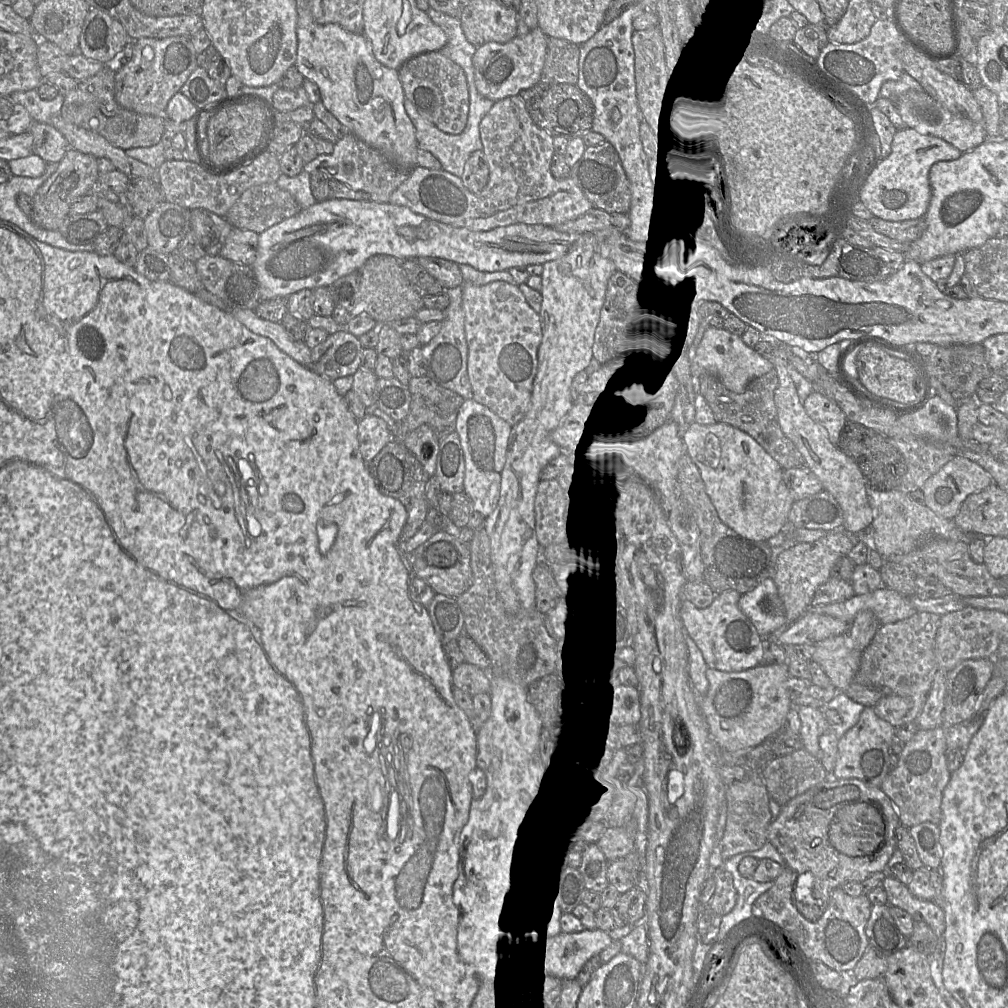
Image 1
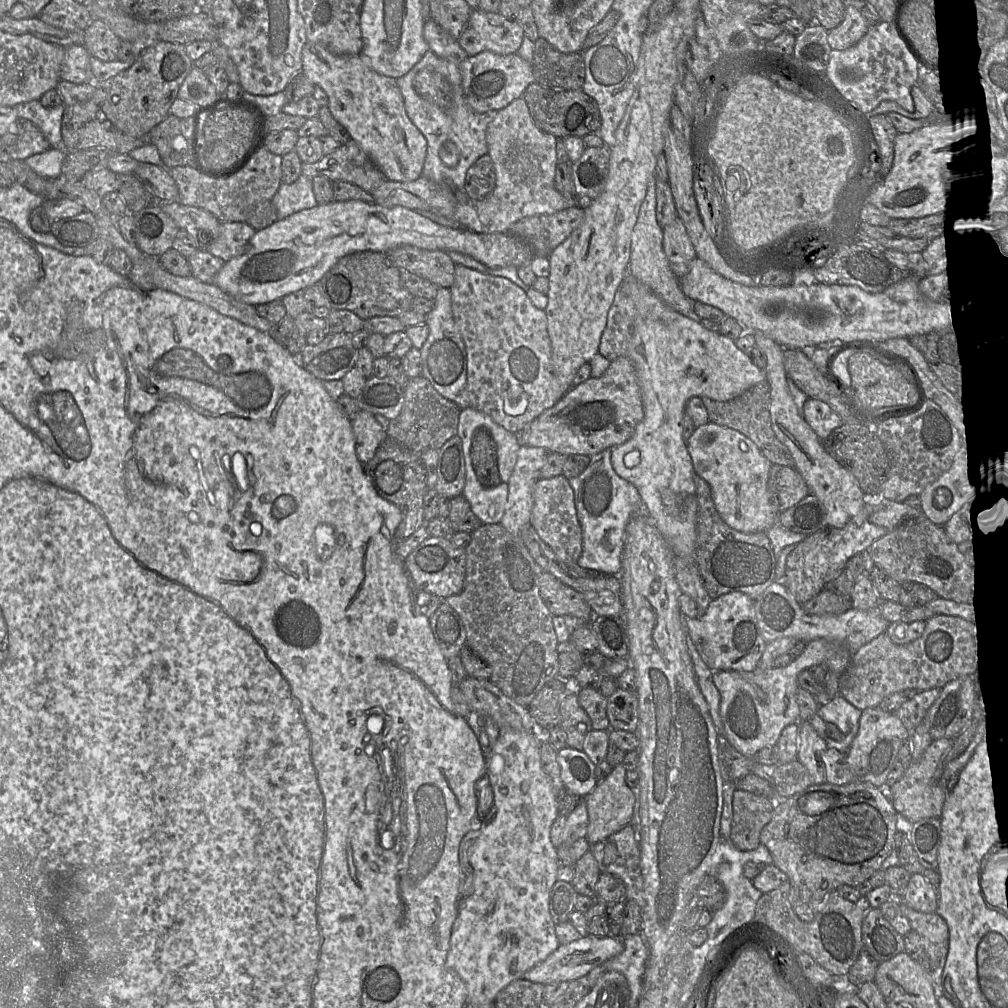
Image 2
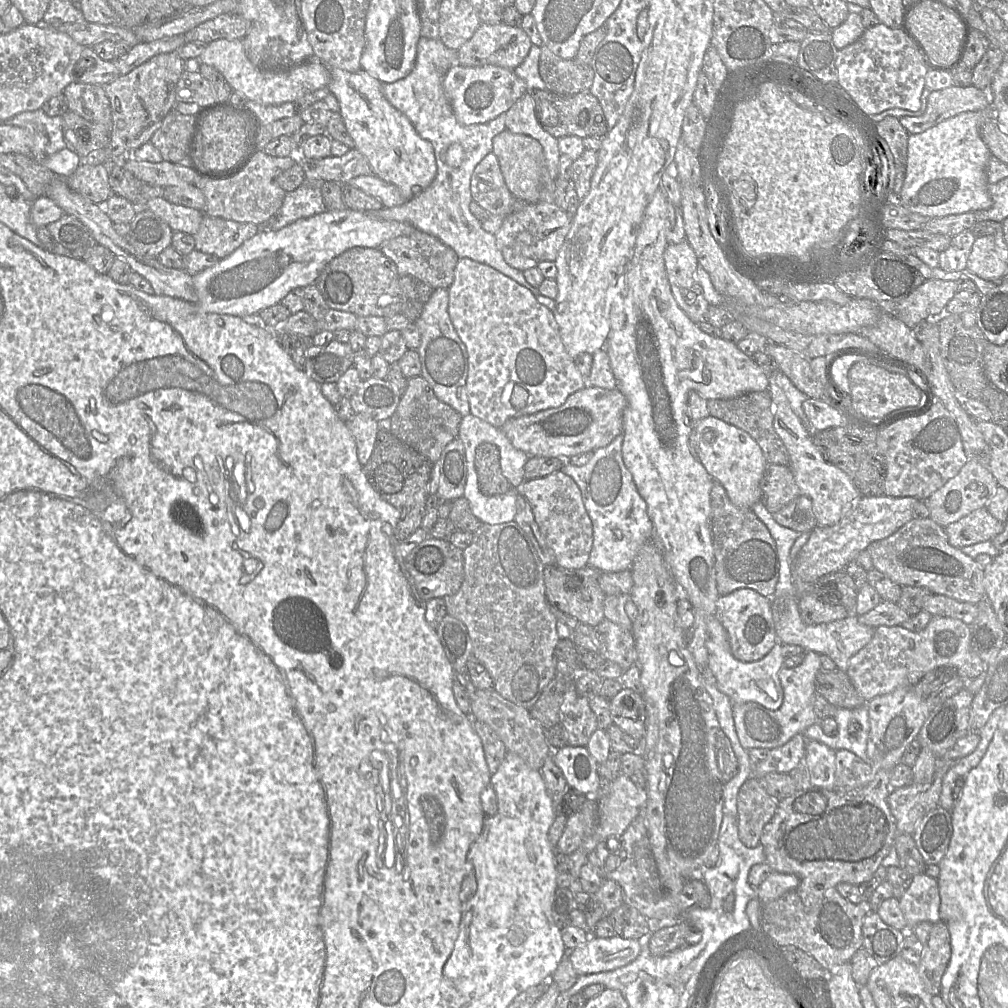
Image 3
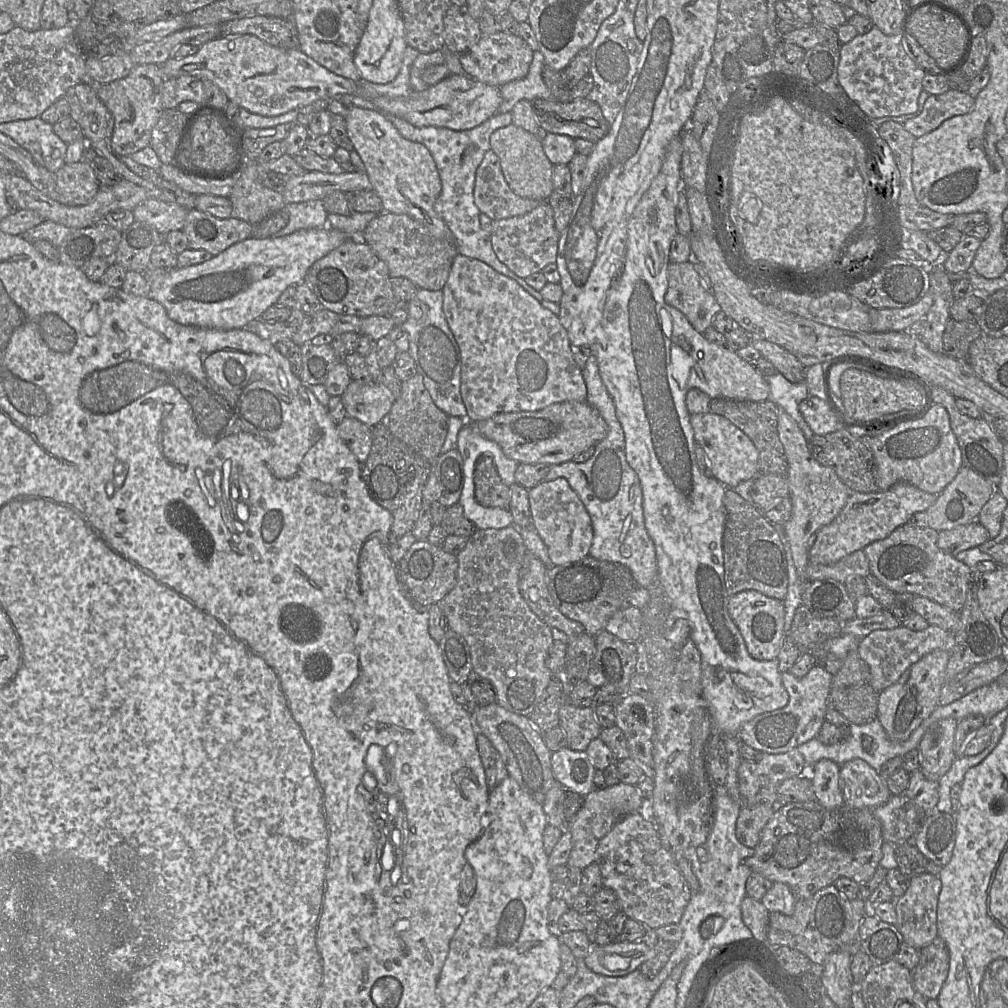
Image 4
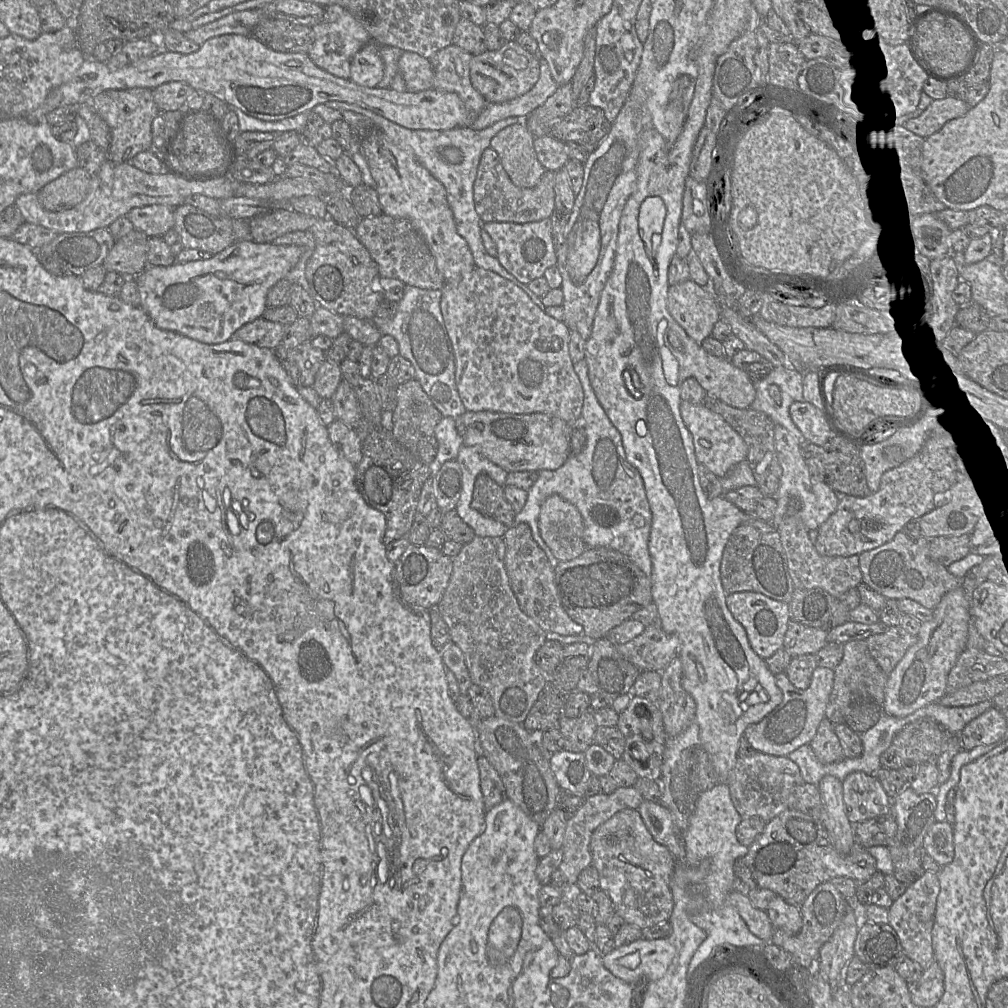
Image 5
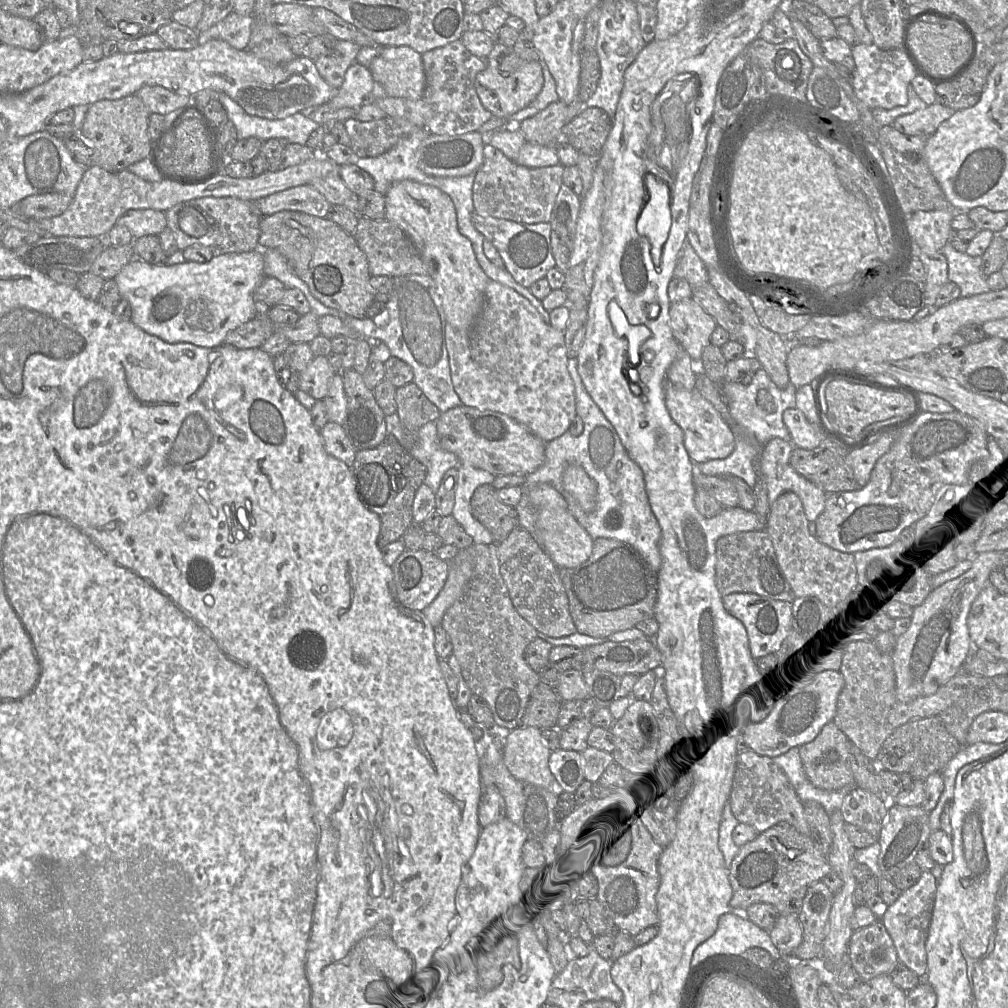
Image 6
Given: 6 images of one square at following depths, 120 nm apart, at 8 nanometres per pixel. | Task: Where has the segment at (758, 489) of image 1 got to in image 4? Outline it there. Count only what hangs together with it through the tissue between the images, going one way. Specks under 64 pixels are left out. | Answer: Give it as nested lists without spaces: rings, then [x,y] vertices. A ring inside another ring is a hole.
[[[707,412],[690,415],[696,445],[700,446],[709,461],[712,477],[727,488],[734,488],[740,482],[755,478],[759,474],[759,453],[750,438],[725,417]]]

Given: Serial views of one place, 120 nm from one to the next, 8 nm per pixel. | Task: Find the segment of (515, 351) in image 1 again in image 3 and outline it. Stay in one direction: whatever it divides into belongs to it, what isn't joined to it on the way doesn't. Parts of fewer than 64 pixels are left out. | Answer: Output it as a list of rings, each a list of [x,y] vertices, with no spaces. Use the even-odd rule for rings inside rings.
[[[459,258],[454,272],[453,283],[448,288],[449,304],[448,312],[452,324],[465,344],[468,353],[468,377],[466,381],[467,395],[470,405],[470,413],[494,427],[501,428],[510,418],[531,415],[549,408],[557,408],[564,404],[566,399],[578,390],[587,385],[585,379],[578,370],[574,359],[567,353],[562,343],[559,326],[554,314],[546,306],[540,304],[533,293],[491,266],[474,261],[470,258]]]

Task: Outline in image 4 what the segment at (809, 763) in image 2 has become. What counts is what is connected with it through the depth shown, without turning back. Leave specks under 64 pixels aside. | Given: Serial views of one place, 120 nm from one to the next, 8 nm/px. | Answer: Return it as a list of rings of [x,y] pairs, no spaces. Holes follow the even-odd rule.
[[[821,759],[813,767],[815,800],[828,810],[845,806],[840,789],[840,765],[829,759]]]

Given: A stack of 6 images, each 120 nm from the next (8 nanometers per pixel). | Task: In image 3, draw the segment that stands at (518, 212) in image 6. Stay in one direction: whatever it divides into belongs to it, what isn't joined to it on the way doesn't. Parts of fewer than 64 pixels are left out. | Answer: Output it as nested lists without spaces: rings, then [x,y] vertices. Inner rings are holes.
[[[493,152],[486,155],[474,169],[470,189],[473,200],[490,215],[507,216],[522,203],[508,189]]]

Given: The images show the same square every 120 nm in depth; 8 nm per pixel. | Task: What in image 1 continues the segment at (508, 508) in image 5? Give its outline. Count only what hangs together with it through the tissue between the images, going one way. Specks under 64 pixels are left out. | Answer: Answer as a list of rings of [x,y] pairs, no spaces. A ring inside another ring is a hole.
[[[474,414],[468,420],[468,434],[461,429],[457,432],[463,452],[468,452],[467,438],[471,443],[471,454],[476,465],[485,471],[494,470],[494,456],[496,451],[493,442],[493,423],[490,417]]]

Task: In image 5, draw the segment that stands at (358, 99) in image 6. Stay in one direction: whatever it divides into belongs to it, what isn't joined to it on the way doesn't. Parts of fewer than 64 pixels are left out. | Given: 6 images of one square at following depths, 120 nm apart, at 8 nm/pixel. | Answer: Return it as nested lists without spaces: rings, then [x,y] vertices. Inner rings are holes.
[[[371,40],[353,57],[350,80],[369,88],[376,88],[384,76],[384,63],[379,53],[379,45]]]

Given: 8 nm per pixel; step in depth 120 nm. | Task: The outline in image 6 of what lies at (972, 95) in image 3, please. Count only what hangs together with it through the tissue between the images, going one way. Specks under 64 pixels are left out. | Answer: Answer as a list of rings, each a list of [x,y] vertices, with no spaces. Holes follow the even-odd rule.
[[[935,102],[925,109],[897,117],[892,126],[906,135],[931,136],[939,125],[950,118],[955,111],[952,107]]]

